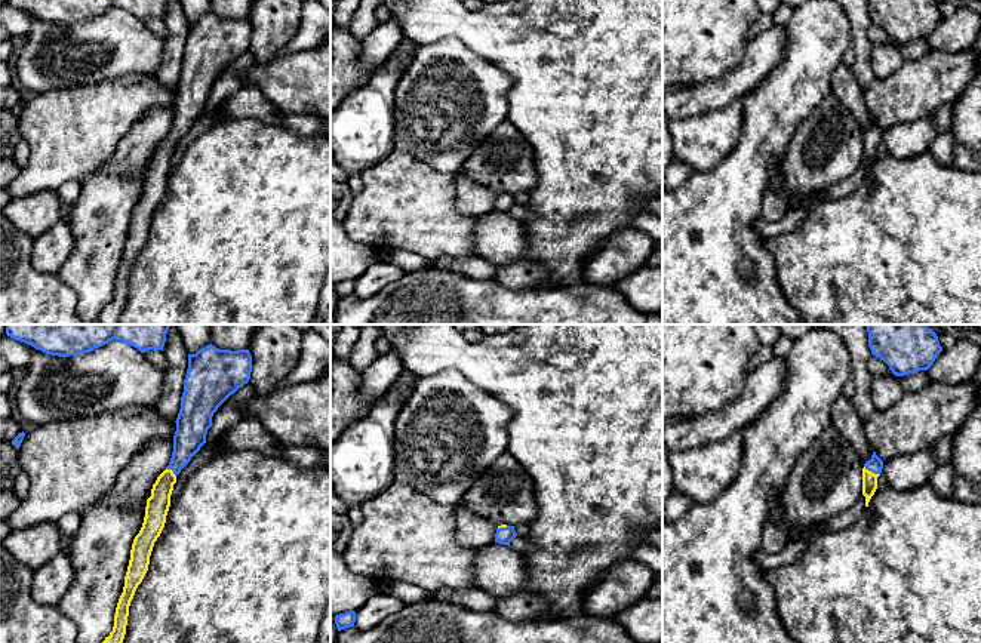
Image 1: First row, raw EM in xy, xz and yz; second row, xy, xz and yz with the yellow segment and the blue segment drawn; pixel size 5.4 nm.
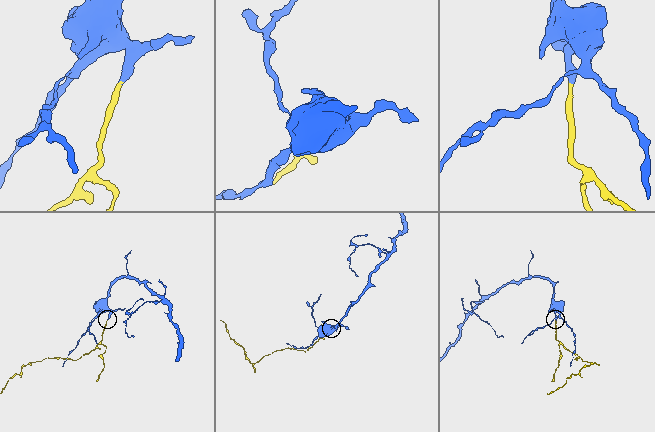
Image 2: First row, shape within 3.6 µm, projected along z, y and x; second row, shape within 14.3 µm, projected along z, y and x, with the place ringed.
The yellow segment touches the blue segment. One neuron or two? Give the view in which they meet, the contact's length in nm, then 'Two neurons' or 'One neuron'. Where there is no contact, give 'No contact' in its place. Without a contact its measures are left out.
Touches yellow in yz. Shared border 100 nm. One neuron

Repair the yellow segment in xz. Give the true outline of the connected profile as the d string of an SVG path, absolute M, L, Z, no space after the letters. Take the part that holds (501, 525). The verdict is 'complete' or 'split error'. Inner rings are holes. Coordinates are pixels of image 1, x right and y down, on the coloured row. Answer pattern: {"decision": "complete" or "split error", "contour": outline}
{"decision": "split error", "contour": "M501 524L495 533L495 542L502 545L510 545L510 542L517 536L514 526Z"}

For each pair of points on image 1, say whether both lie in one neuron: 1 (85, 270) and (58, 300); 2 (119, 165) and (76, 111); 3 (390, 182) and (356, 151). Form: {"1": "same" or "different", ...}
{"1": "different", "2": "different", "3": "different"}

